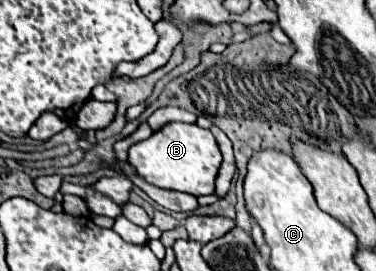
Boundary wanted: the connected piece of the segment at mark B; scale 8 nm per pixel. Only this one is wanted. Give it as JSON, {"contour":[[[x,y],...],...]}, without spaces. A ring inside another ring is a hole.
{"contour":[[[168,123],[148,139],[140,141],[140,145],[144,149],[138,149],[138,155],[136,145],[130,147],[128,163],[146,183],[165,190],[192,193],[196,197],[214,193],[214,179],[222,163],[222,153],[210,129],[202,129],[196,123]],[[204,165],[208,165],[208,177],[204,177]],[[184,177],[200,177],[200,181],[184,181]]]}

